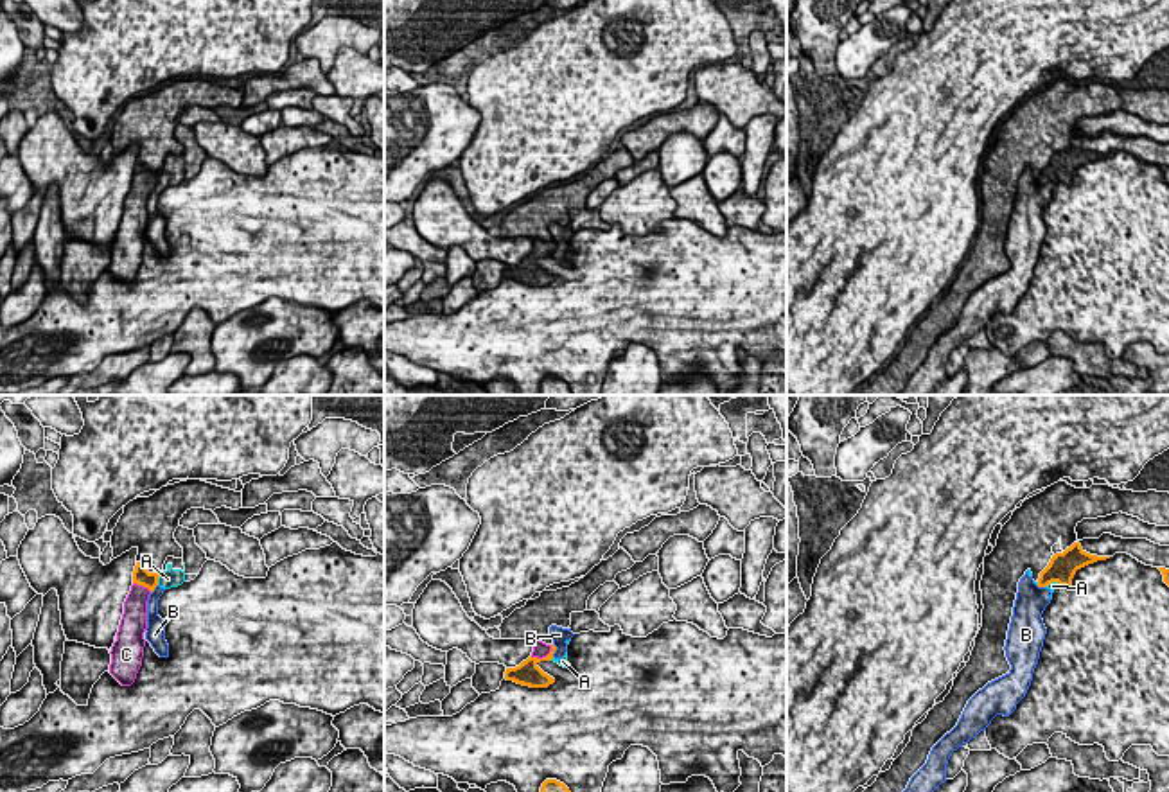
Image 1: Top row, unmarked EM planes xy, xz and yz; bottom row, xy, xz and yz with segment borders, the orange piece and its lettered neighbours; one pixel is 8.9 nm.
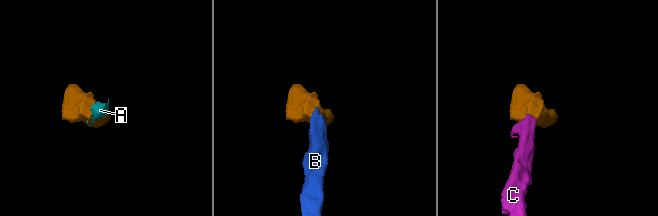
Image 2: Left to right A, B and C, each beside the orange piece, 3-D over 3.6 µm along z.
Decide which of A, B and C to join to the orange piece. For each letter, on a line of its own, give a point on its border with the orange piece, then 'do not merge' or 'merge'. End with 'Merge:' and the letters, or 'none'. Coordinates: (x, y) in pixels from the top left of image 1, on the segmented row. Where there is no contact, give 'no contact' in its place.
A: xy (158, 577) | do not merge
B: xz (555, 649) | do not merge
C: xz (543, 658) | merge
Merge: C

